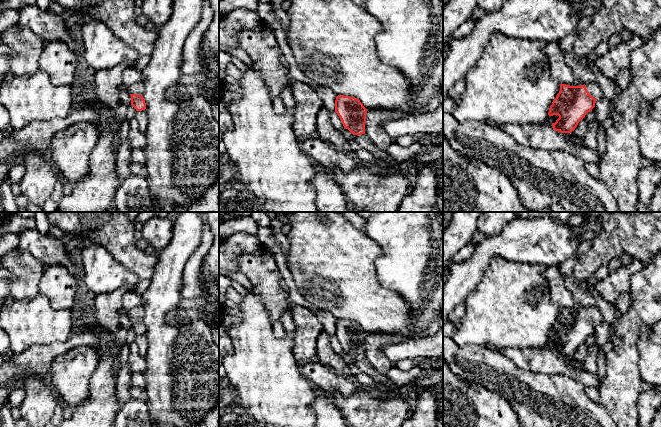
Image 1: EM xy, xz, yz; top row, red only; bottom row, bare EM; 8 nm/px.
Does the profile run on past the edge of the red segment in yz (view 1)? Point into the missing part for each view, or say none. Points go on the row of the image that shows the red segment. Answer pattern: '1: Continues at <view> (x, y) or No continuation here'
1: Continues at yz (593, 88)

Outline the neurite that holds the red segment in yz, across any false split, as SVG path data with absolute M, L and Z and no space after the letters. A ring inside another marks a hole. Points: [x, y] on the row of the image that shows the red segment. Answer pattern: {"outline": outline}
{"outline": "M589 82L581 86L560 84L560 91L549 108L548 115L558 115L559 118L552 123L553 130L561 133L571 133L585 115L595 107L596 100L603 98L603 93L597 82Z"}

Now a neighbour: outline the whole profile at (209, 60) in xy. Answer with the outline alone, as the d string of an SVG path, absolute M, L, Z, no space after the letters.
M200 44L198 58L206 71L210 71L216 77L219 77L219 53L205 51Z

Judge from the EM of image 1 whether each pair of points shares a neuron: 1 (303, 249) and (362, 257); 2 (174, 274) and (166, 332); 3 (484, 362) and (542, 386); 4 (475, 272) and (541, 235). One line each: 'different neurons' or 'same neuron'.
1: same neuron
2: same neuron
3: same neuron
4: same neuron

